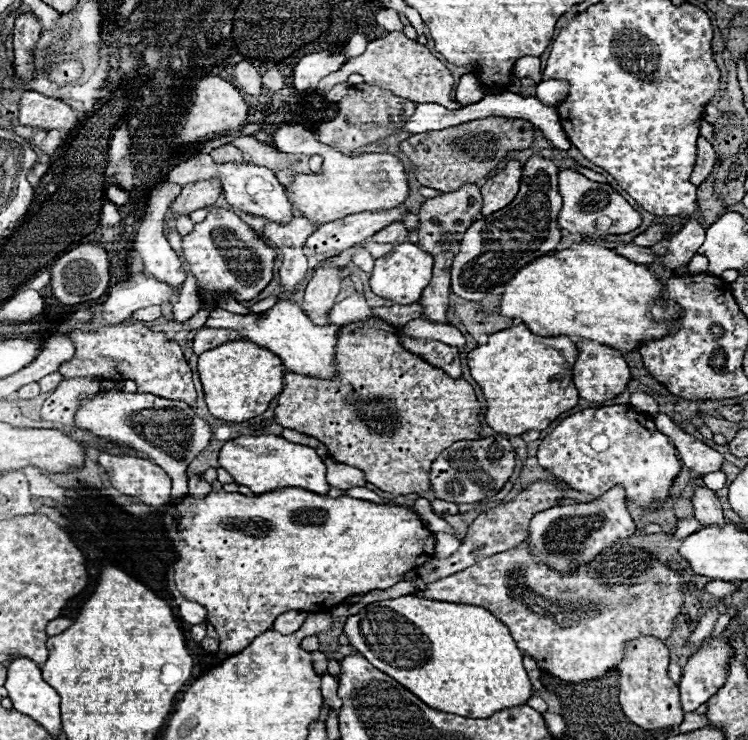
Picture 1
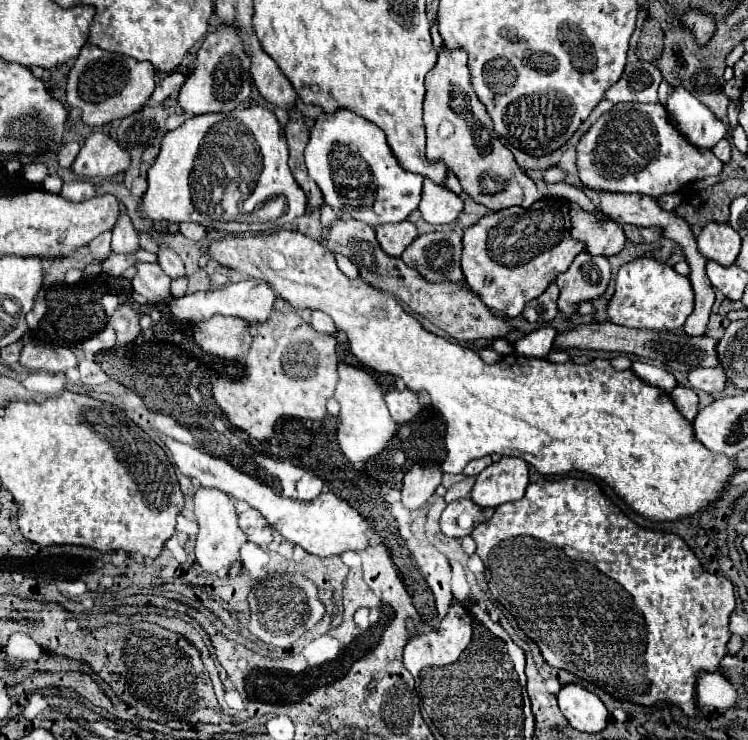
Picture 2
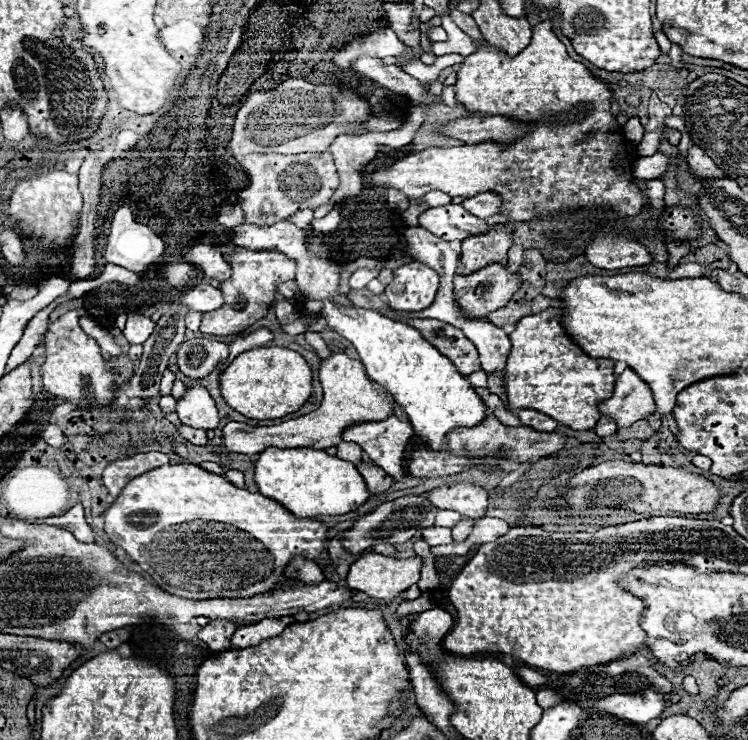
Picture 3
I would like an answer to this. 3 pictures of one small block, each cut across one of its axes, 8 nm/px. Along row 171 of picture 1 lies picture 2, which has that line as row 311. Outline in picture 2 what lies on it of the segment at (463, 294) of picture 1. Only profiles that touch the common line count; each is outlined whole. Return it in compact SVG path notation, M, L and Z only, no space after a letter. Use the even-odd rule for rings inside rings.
M552 282L538 298L534 298L534 300L530 300L530 304L526 304L522 316L530 322L546 324L558 314L556 302L558 302L558 286Z

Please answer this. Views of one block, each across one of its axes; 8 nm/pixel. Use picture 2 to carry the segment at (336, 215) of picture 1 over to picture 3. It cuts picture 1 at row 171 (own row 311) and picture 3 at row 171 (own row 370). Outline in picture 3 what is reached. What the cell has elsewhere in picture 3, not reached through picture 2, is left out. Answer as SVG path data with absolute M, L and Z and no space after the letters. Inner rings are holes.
M540 22L532 28L534 36L532 42L524 52L510 58L504 52L496 50L488 42L480 42L478 50L470 54L458 70L456 80L456 100L464 104L466 110L486 114L486 116L510 116L512 120L534 124L532 132L526 132L520 140L500 146L496 142L478 142L474 146L464 144L458 147L432 147L410 154L396 164L382 168L372 174L372 182L384 188L396 188L402 190L408 198L422 198L424 194L432 190L442 190L450 194L452 198L472 198L482 192L494 192L502 200L500 214L508 216L512 222L530 222L530 220L564 220L564 214L574 214L580 210L592 210L592 208L610 208L622 216L636 216L644 210L646 196L636 184L636 178L632 176L632 156L634 162L640 158L636 152L636 144L630 142L622 132L622 126L618 126L616 116L610 112L612 102L612 90L606 82L592 76L592 72L584 66L572 60L566 52L566 46L554 36L552 22ZM572 108L584 108L586 114L582 118L574 118L570 122L560 122L562 116L566 116ZM616 158L622 160L624 172L618 172Z

